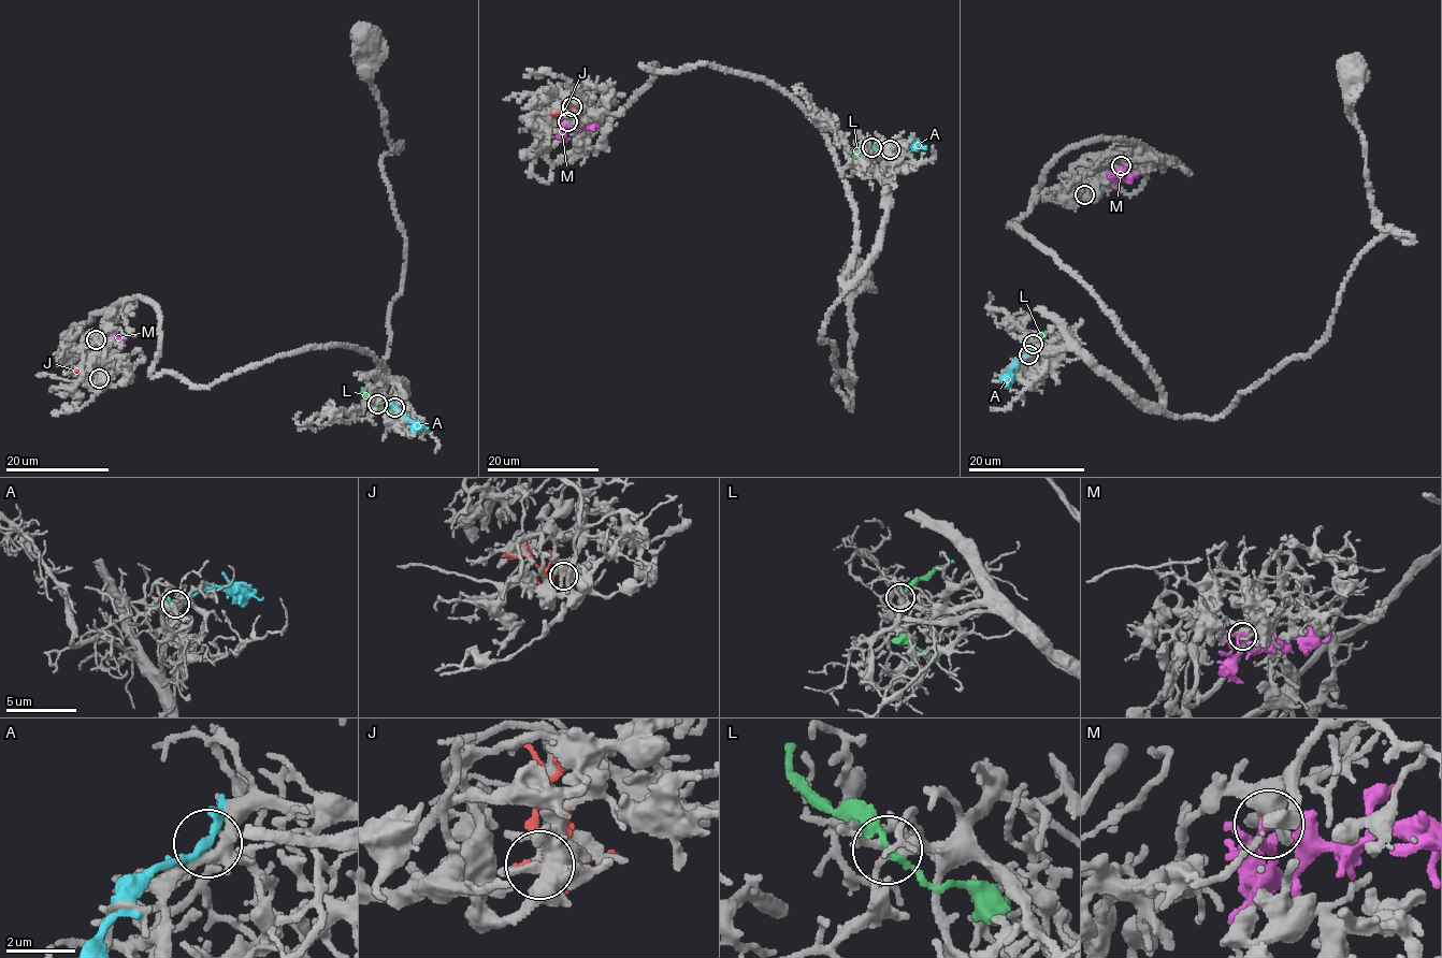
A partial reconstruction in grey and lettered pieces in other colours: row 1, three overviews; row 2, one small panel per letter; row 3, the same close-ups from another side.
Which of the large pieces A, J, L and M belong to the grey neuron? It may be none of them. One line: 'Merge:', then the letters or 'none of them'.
Merge: M

